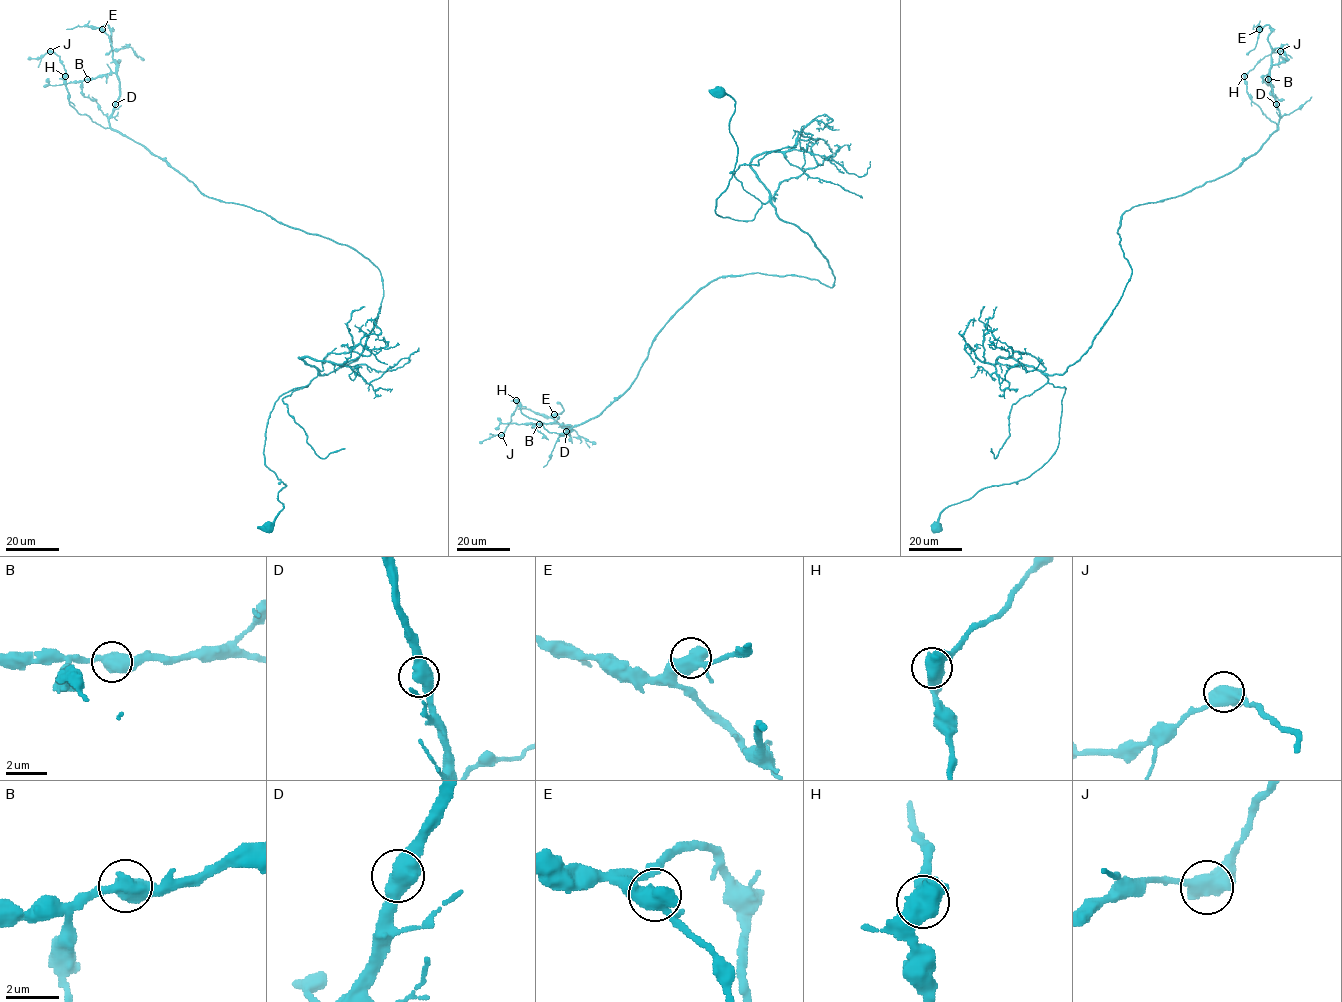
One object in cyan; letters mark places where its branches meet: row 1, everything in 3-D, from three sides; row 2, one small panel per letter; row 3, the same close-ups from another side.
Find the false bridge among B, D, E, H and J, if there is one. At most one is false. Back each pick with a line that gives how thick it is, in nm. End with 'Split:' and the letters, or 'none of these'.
Split: none of these

